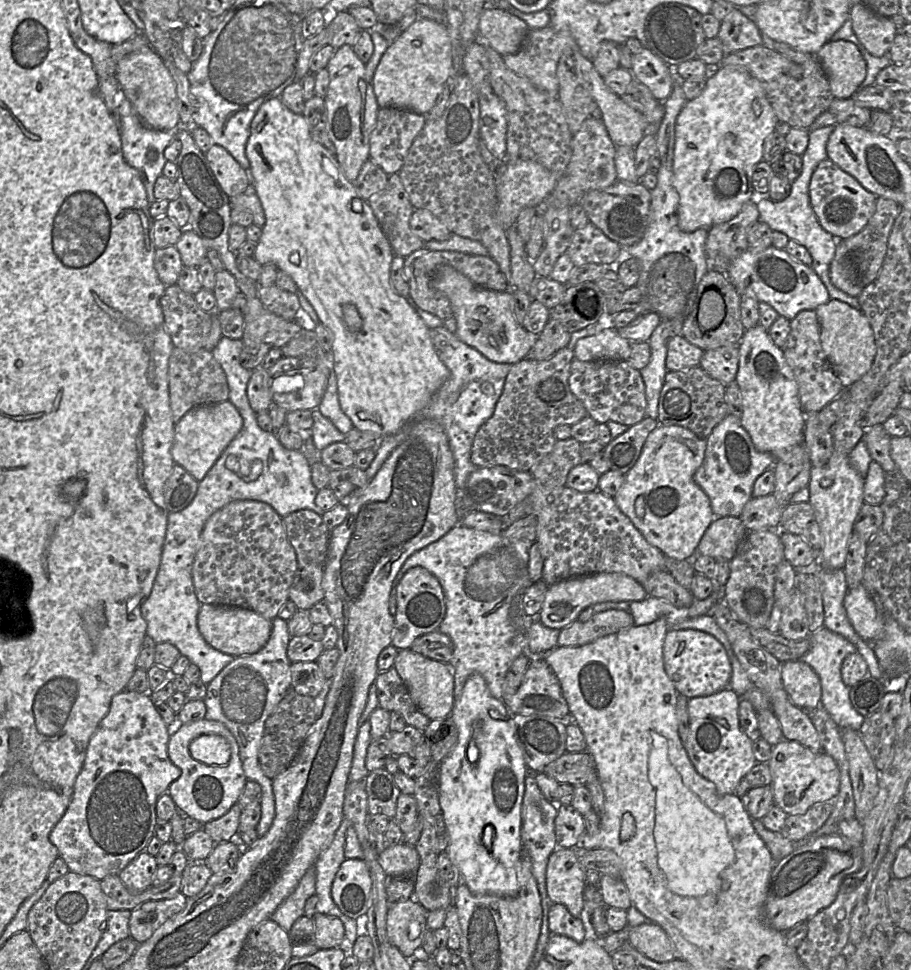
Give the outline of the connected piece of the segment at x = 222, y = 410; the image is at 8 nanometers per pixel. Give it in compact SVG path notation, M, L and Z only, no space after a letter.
M228 400L190 409L175 424L171 448L174 463L185 468L198 482L201 481L242 427L242 416Z

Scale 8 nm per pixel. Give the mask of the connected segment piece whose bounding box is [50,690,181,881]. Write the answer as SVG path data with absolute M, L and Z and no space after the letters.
M124 690L113 696L106 716L97 725L88 745L86 757L81 770L75 780L73 793L68 807L50 833L50 840L58 850L59 856L65 861L70 871L81 875L89 875L99 881L109 875L118 875L138 854L145 851L151 838L155 836L157 822L156 803L159 796L168 792L172 782L181 775L181 769L168 756L168 742L172 733L169 727L157 712L149 693L139 693Z

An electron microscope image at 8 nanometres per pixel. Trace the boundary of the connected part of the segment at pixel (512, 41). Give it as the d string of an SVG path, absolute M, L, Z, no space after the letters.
M495 6L485 7L478 25L479 36L500 55L516 53L529 30L525 21Z

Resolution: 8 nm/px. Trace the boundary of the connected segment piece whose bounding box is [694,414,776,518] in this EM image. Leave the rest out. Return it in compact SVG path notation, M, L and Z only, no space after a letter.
M728 414L712 430L706 441L704 460L694 474L694 480L709 496L715 515L740 518L745 504L753 498L752 490L756 479L773 467L776 458L769 452L758 451L750 435L742 427L740 418L732 414Z

